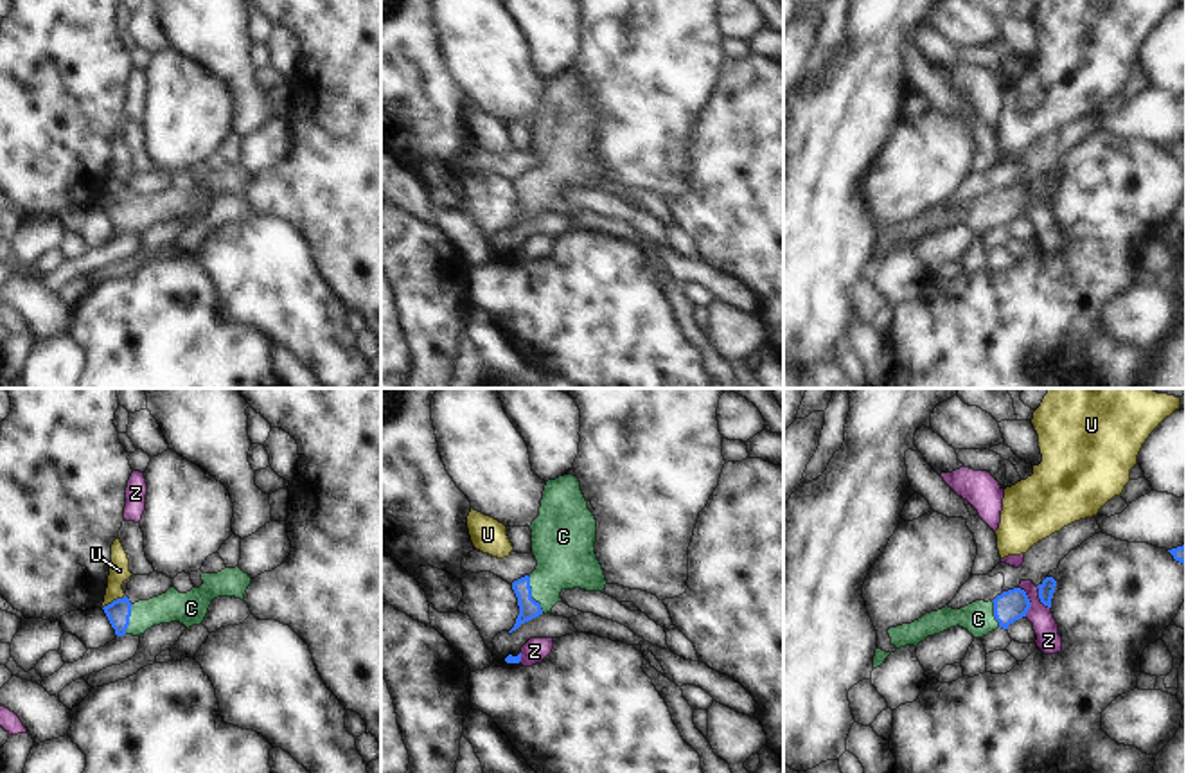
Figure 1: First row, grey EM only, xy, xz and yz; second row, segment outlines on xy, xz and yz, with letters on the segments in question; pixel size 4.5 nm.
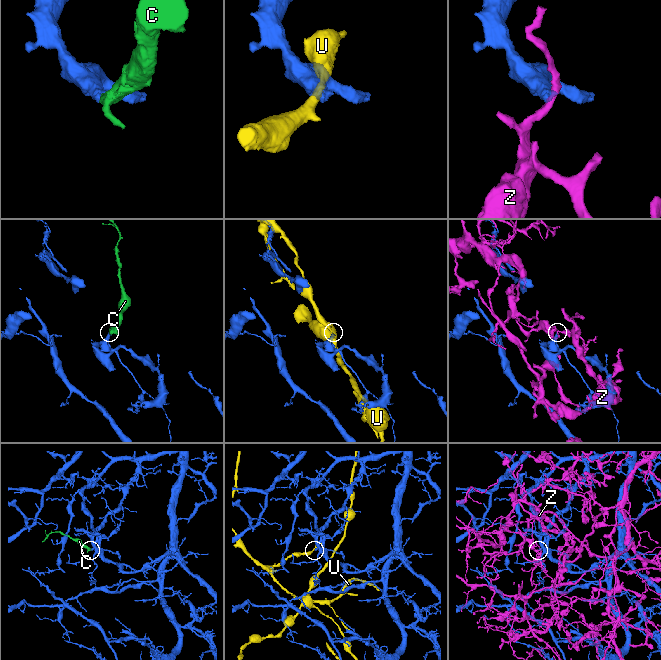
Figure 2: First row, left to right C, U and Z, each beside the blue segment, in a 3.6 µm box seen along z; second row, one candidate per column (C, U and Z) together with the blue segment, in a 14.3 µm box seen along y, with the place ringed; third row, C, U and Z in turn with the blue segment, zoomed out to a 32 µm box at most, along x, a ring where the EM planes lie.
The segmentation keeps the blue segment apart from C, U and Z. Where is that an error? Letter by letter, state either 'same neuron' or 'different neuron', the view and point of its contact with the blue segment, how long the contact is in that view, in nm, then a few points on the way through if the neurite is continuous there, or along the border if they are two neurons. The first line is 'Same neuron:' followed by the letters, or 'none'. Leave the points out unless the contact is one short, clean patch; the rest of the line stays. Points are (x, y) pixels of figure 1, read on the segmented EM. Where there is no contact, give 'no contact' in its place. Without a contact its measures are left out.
Same neuron: C
C: same neuron | xz (531, 594) | 180 nm | across xz (529, 608), (531, 594), (563, 561), (565, 550)
U: different neuron | xy (114, 601) | 120 nm | along xy (124, 594), (103, 608)
Z: different neuron | yz (1028, 601) | 150 nm

